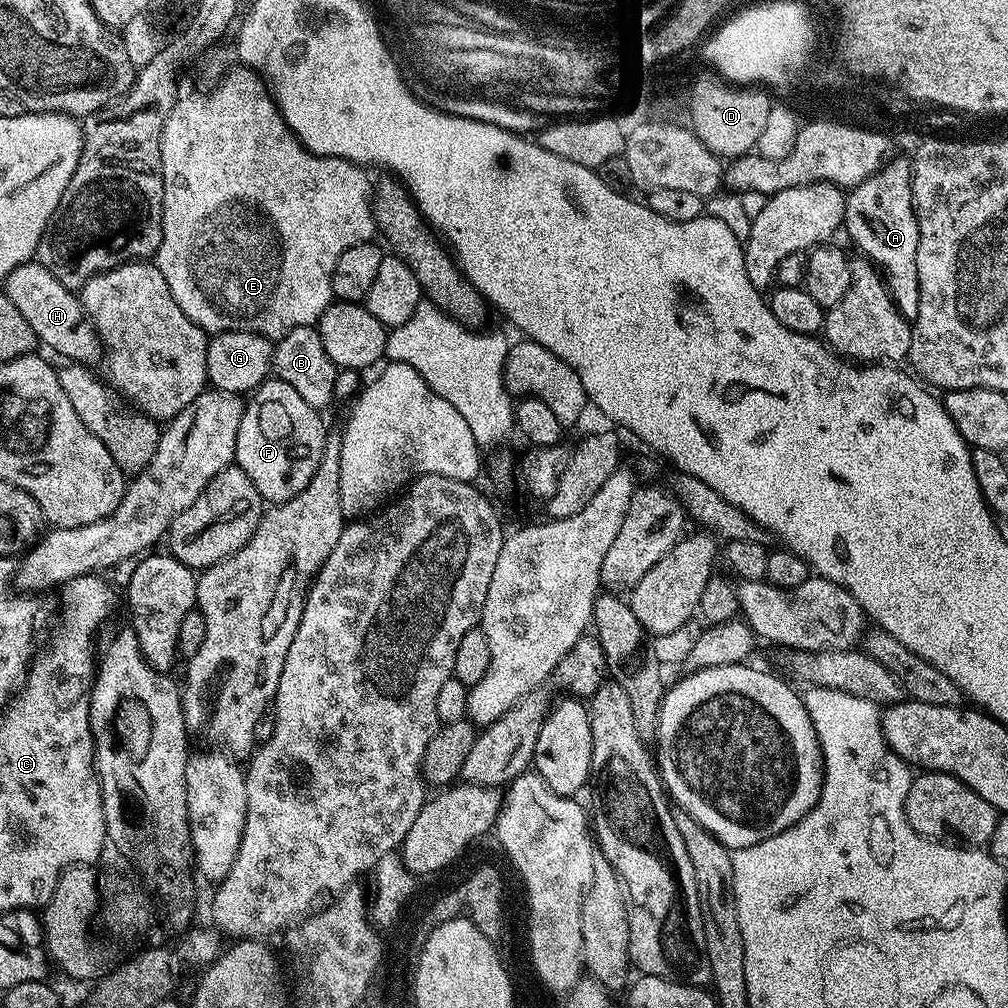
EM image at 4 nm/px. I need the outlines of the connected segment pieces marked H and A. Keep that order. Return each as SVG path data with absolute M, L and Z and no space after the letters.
M29 262L10 270L10 274L2 281L2 290L14 302L14 307L30 322L30 330L34 330L37 341L44 344L52 352L57 352L68 362L85 366L95 365L102 358L102 345L96 328L73 289L62 286L46 266L38 262Z
M889 159L870 178L866 178L861 184L856 185L844 197L844 222L843 231L848 231L850 239L856 243L856 248L861 257L872 261L880 269L880 275L884 278L884 284L888 287L888 293L896 303L896 309L910 322L915 320L918 314L918 218L914 198L912 197L912 165L907 159Z

